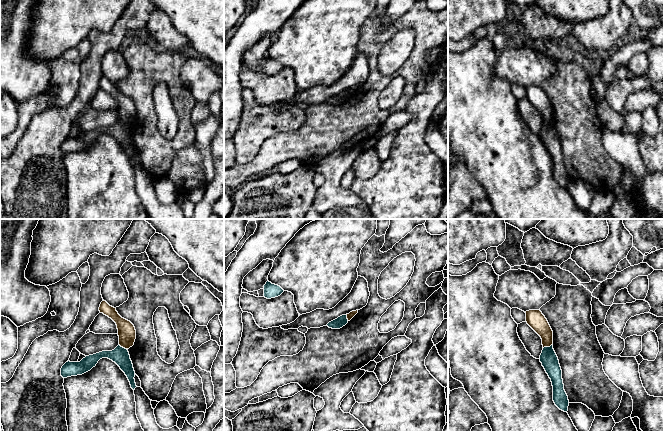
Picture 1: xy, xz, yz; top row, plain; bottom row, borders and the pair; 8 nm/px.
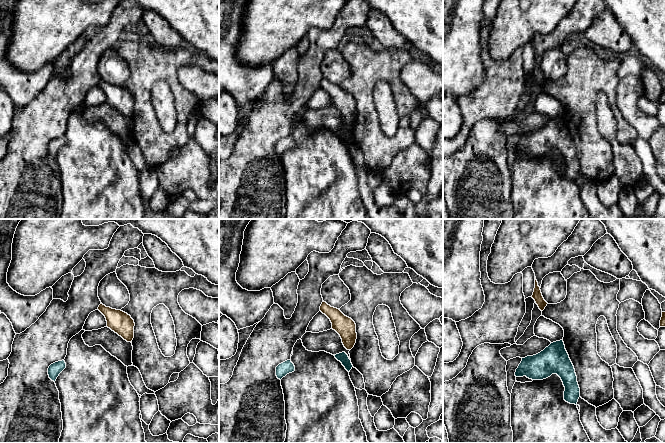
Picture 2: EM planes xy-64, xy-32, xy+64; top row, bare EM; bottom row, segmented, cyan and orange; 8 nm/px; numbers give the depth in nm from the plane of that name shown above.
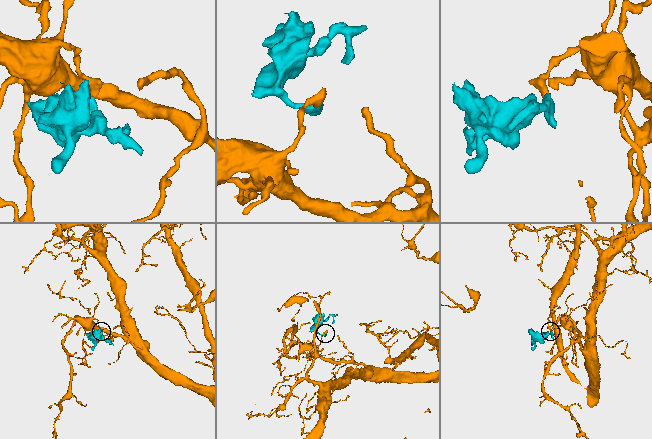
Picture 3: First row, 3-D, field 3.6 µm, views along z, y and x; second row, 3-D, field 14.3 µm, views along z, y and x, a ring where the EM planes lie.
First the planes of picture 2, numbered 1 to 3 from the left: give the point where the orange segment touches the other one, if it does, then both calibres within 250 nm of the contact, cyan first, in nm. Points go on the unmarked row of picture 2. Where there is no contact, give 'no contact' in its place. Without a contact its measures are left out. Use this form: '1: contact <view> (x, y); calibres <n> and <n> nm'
1: no contact
2: no contact
3: no contact

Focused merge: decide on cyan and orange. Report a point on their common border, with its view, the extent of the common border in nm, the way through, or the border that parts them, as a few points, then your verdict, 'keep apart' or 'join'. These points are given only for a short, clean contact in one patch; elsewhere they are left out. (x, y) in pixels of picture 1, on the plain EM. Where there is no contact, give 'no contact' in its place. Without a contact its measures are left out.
meets cyan in yz at (547, 123); contact 80 nm long; border along yz (551, 120), (543, 124); keep apart

